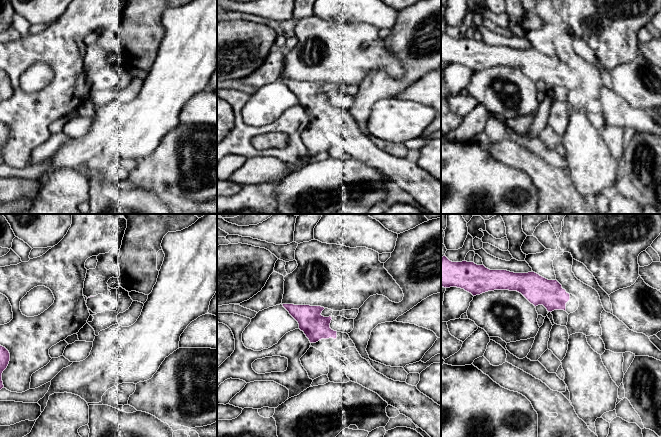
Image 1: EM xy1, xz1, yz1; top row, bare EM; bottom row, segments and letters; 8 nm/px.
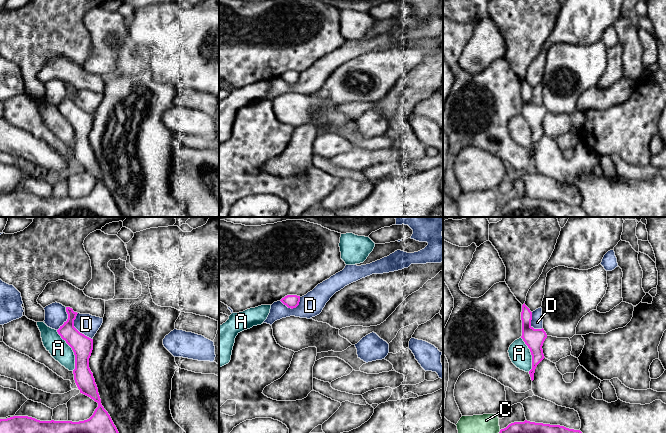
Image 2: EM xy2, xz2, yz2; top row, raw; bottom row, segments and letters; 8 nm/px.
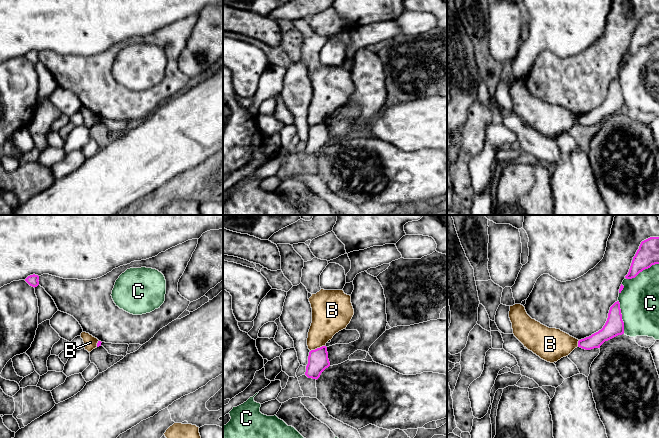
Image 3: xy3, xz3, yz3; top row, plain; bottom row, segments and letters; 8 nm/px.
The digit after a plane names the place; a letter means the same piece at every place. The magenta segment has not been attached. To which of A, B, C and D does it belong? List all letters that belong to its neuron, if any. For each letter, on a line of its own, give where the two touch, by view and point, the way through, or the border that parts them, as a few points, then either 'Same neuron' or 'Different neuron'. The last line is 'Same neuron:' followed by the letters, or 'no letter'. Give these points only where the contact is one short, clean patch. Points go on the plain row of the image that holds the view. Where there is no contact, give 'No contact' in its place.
A: Touches magenta at xy2 (72, 125). Boundary: xy2 (56, 106), (73, 128), (73, 146). Different neuron
B: Touches magenta at xz3 (317, 124). Boundary: xz3 (324, 121), (310, 127). Different neuron
C: Touches magenta at yz3 (641, 47). Different neuron
D: Touches magenta at xy2 (76, 105). Boundary: xy2 (77, 89), (74, 95), (74, 102), (92, 115). Different neuron
Same neuron: no letter

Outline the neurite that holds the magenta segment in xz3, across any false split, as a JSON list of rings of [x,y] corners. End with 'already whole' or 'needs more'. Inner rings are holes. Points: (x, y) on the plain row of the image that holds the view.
[[[322,122],[315,126],[311,126],[308,132],[308,140],[306,142],[305,151],[308,154],[318,155],[321,149],[330,142],[328,135],[327,123]]] | already whole

